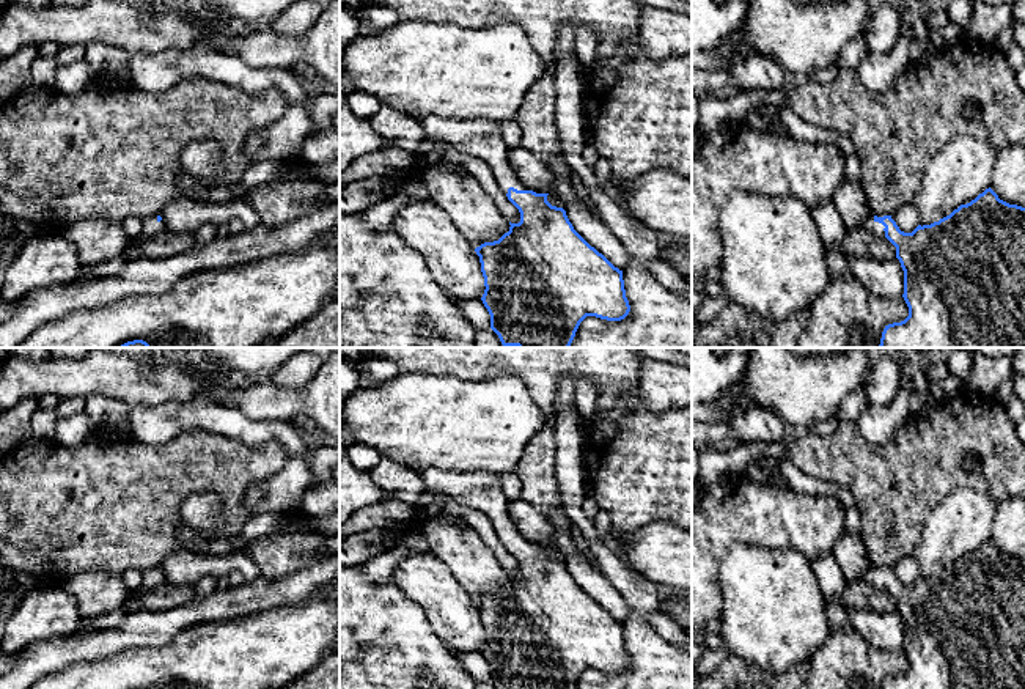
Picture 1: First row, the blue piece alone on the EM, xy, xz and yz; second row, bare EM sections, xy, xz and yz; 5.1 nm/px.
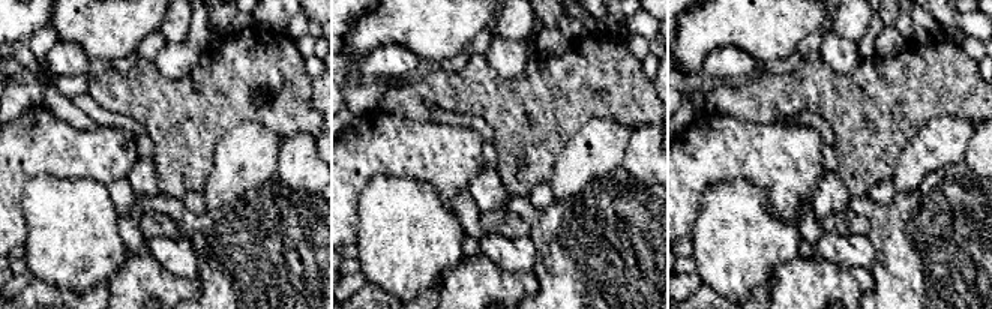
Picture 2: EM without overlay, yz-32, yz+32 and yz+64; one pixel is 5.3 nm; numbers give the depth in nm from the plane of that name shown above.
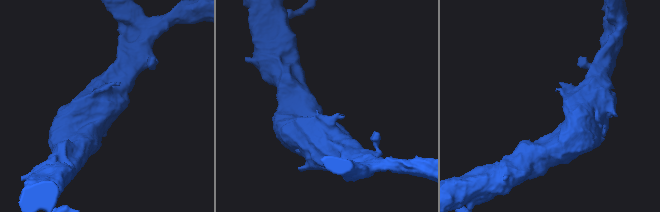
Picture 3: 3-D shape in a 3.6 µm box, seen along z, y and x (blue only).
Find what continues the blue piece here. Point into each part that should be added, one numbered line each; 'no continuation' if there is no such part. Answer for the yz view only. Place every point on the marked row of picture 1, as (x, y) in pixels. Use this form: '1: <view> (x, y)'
1: yz (868, 224)

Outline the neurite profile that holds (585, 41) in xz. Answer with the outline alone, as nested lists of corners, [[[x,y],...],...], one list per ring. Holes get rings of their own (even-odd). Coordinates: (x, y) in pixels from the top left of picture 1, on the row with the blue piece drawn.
[[[588,28],[575,33],[575,57],[582,68],[590,68],[596,60],[597,38]]]

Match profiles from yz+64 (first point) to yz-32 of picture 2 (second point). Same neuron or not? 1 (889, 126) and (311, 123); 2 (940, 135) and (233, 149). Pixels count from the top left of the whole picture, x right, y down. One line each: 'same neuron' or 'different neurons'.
1: same neuron
2: same neuron

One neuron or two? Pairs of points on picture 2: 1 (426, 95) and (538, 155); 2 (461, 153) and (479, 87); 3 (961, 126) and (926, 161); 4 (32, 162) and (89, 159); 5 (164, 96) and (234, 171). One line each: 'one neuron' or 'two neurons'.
1: one neuron
2: two neurons
3: one neuron
4: one neuron
5: two neurons

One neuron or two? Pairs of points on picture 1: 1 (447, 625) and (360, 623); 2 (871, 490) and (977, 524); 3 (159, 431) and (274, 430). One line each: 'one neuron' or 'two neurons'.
1: two neurons
2: two neurons
3: one neuron

